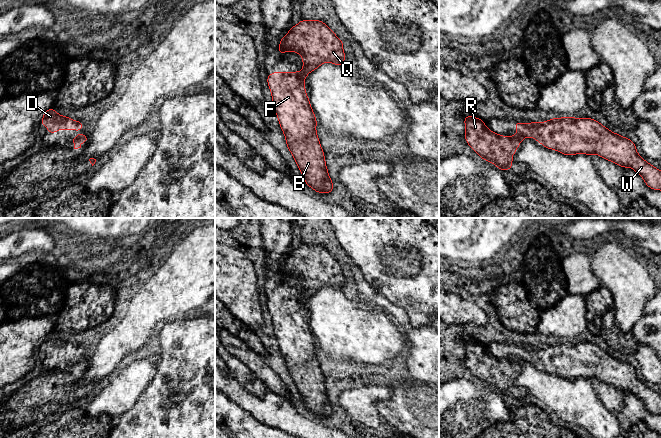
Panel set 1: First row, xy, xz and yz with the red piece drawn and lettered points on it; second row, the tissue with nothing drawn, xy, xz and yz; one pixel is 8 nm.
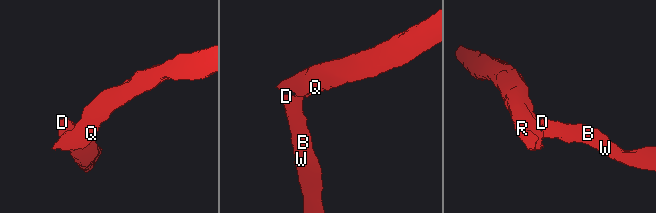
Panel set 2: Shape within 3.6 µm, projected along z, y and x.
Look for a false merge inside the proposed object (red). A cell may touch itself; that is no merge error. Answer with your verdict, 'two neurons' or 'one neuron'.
two neurons

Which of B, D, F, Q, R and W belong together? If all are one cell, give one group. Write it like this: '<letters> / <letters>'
B D F W / Q R

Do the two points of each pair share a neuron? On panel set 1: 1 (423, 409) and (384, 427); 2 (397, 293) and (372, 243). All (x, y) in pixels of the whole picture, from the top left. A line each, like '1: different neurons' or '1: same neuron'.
1: same neuron
2: same neuron

